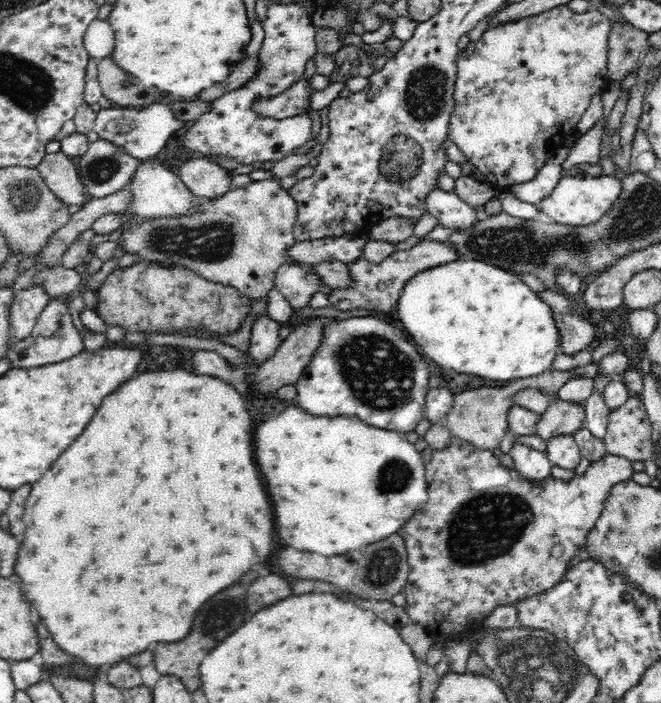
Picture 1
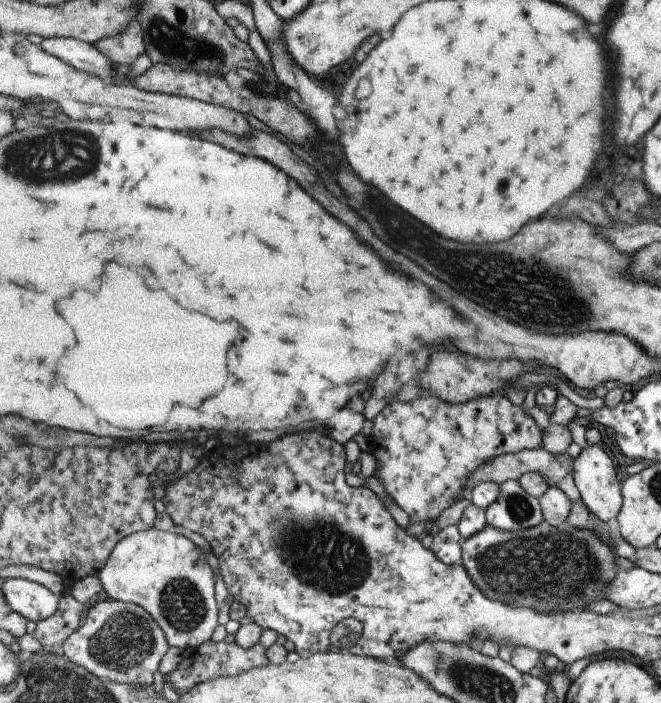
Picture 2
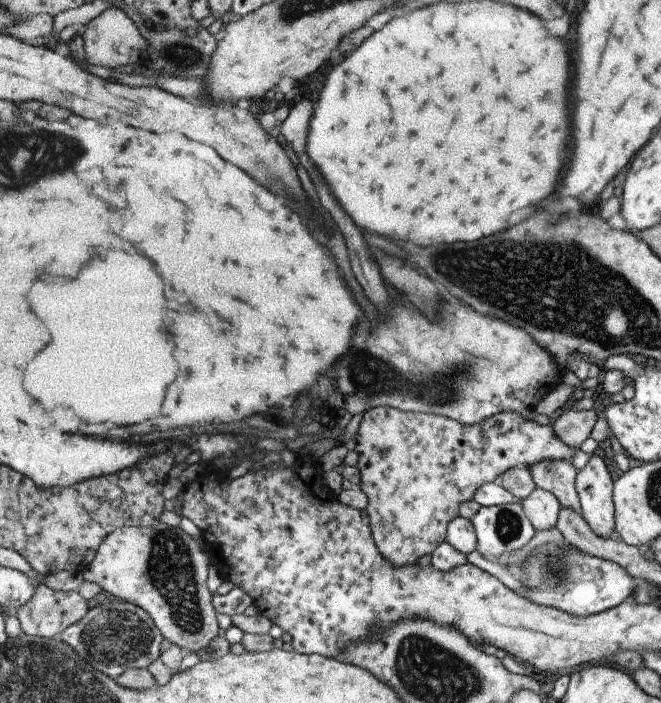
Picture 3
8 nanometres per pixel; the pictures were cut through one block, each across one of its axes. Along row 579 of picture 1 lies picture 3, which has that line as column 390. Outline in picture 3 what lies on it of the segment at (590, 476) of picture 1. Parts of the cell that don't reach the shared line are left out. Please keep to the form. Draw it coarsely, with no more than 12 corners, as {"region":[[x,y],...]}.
{"region":[[379,406],[357,436],[365,510],[399,568],[447,542],[511,468],[571,462],[551,426],[471,428]]}

